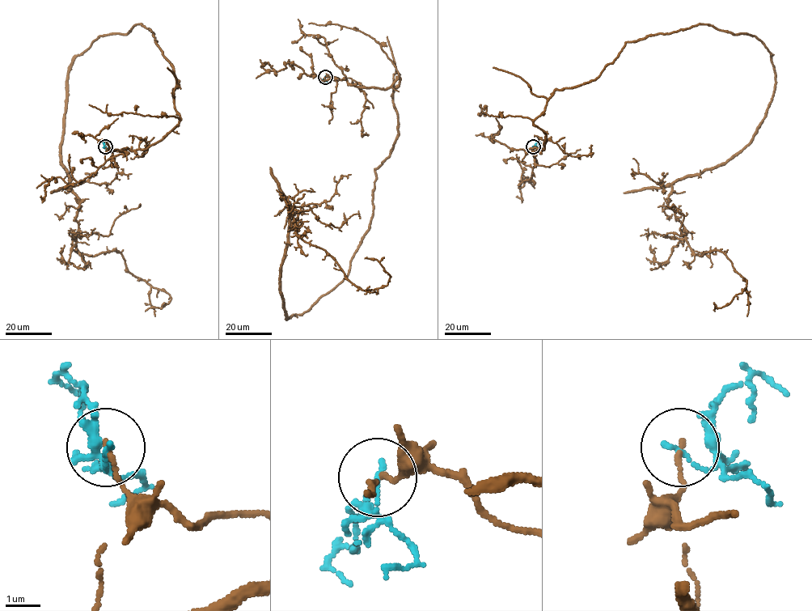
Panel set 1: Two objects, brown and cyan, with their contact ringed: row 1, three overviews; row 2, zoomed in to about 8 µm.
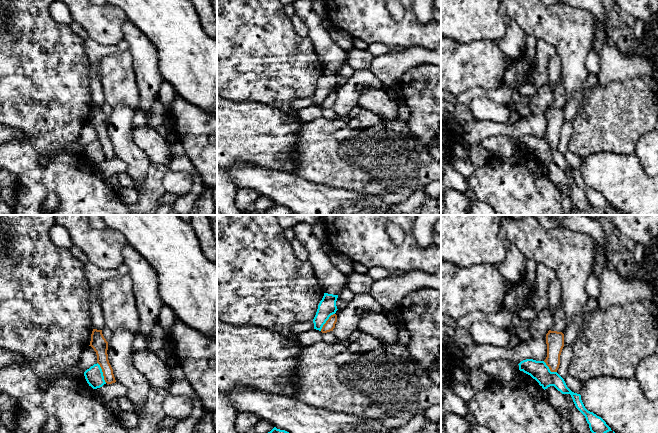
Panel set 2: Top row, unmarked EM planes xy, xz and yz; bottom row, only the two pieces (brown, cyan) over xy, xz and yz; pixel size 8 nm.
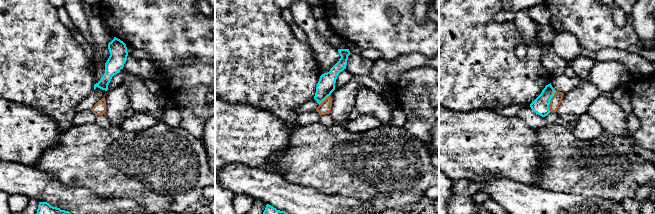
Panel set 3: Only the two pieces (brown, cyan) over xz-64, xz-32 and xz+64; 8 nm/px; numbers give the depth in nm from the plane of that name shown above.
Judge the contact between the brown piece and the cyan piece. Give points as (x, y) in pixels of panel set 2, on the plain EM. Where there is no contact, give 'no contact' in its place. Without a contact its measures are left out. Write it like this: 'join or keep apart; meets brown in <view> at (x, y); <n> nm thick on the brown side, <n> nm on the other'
keep apart; meets brown in xy at (102, 147); 120 nm thick on the brown side, 140 nm on the other

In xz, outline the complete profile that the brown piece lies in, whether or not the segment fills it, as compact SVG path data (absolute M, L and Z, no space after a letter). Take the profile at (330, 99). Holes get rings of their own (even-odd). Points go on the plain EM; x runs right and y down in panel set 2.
M336 90L331 91L329 95L326 97L326 99L323 101L321 108L327 109L333 107L336 98L337 98L337 91Z

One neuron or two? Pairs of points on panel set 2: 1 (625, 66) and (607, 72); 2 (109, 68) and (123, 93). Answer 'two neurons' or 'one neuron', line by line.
1: one neuron
2: one neuron

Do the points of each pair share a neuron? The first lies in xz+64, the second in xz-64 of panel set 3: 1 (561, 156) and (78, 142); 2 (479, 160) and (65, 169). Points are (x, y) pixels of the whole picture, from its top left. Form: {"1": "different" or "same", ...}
{"1": "same", "2": "different"}

